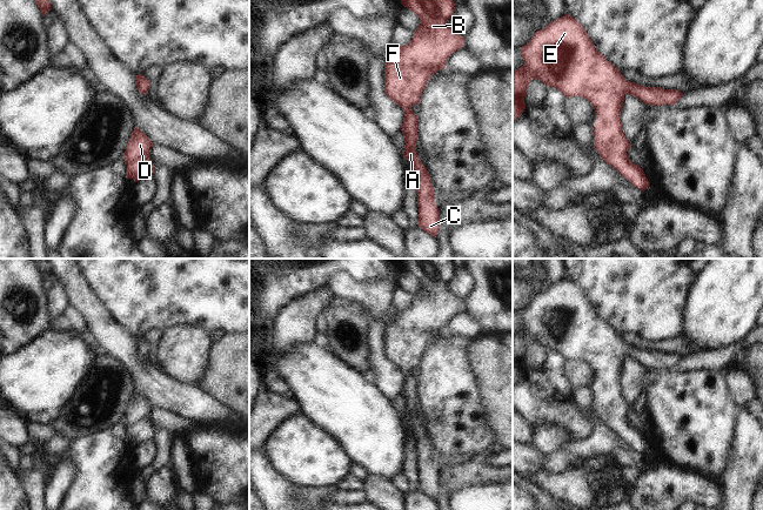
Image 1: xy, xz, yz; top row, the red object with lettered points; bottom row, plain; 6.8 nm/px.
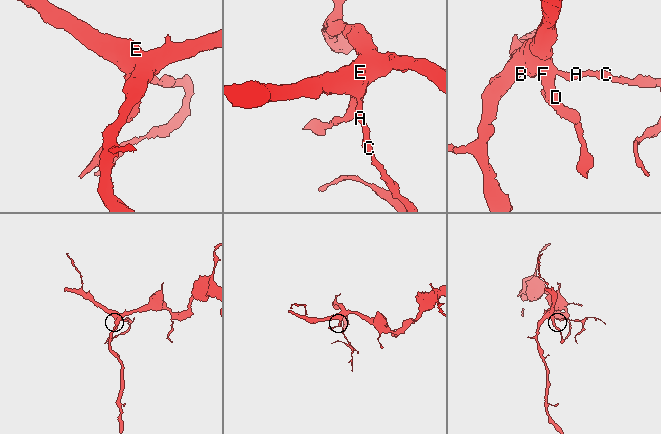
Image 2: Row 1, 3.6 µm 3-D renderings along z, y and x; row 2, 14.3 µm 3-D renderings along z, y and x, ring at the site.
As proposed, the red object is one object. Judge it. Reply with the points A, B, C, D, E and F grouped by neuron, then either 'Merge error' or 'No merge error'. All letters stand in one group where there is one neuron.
Groups: A B C D E F. No merge error.

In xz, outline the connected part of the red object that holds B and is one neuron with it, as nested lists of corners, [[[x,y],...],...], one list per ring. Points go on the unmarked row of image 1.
[[[401,259],[401,267],[420,281],[420,289],[407,309],[395,309],[395,315],[384,322],[384,356],[404,373],[402,397],[406,408],[402,417],[411,427],[415,437],[419,490],[436,501],[440,489],[439,471],[434,465],[434,451],[430,438],[416,416],[417,380],[413,376],[411,370],[420,367],[420,360],[431,338],[440,333],[444,333],[448,321],[463,310],[464,301],[447,288],[456,269],[453,264],[453,259]]]

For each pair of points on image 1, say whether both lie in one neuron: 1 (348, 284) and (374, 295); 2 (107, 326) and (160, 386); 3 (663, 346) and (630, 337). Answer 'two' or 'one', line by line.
1: one
2: one
3: one

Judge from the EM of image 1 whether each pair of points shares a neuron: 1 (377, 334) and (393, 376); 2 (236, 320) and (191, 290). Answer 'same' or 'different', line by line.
1: same
2: same

